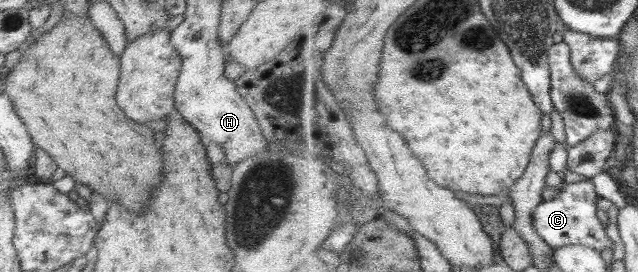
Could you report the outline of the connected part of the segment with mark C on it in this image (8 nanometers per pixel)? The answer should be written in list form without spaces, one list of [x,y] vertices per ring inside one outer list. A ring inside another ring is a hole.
[[[592,180],[565,183],[558,186],[558,196],[543,201],[533,213],[533,226],[540,237],[554,249],[570,244],[585,245],[600,250],[615,249],[615,242],[608,237],[607,231],[598,219],[596,200],[598,193]]]

